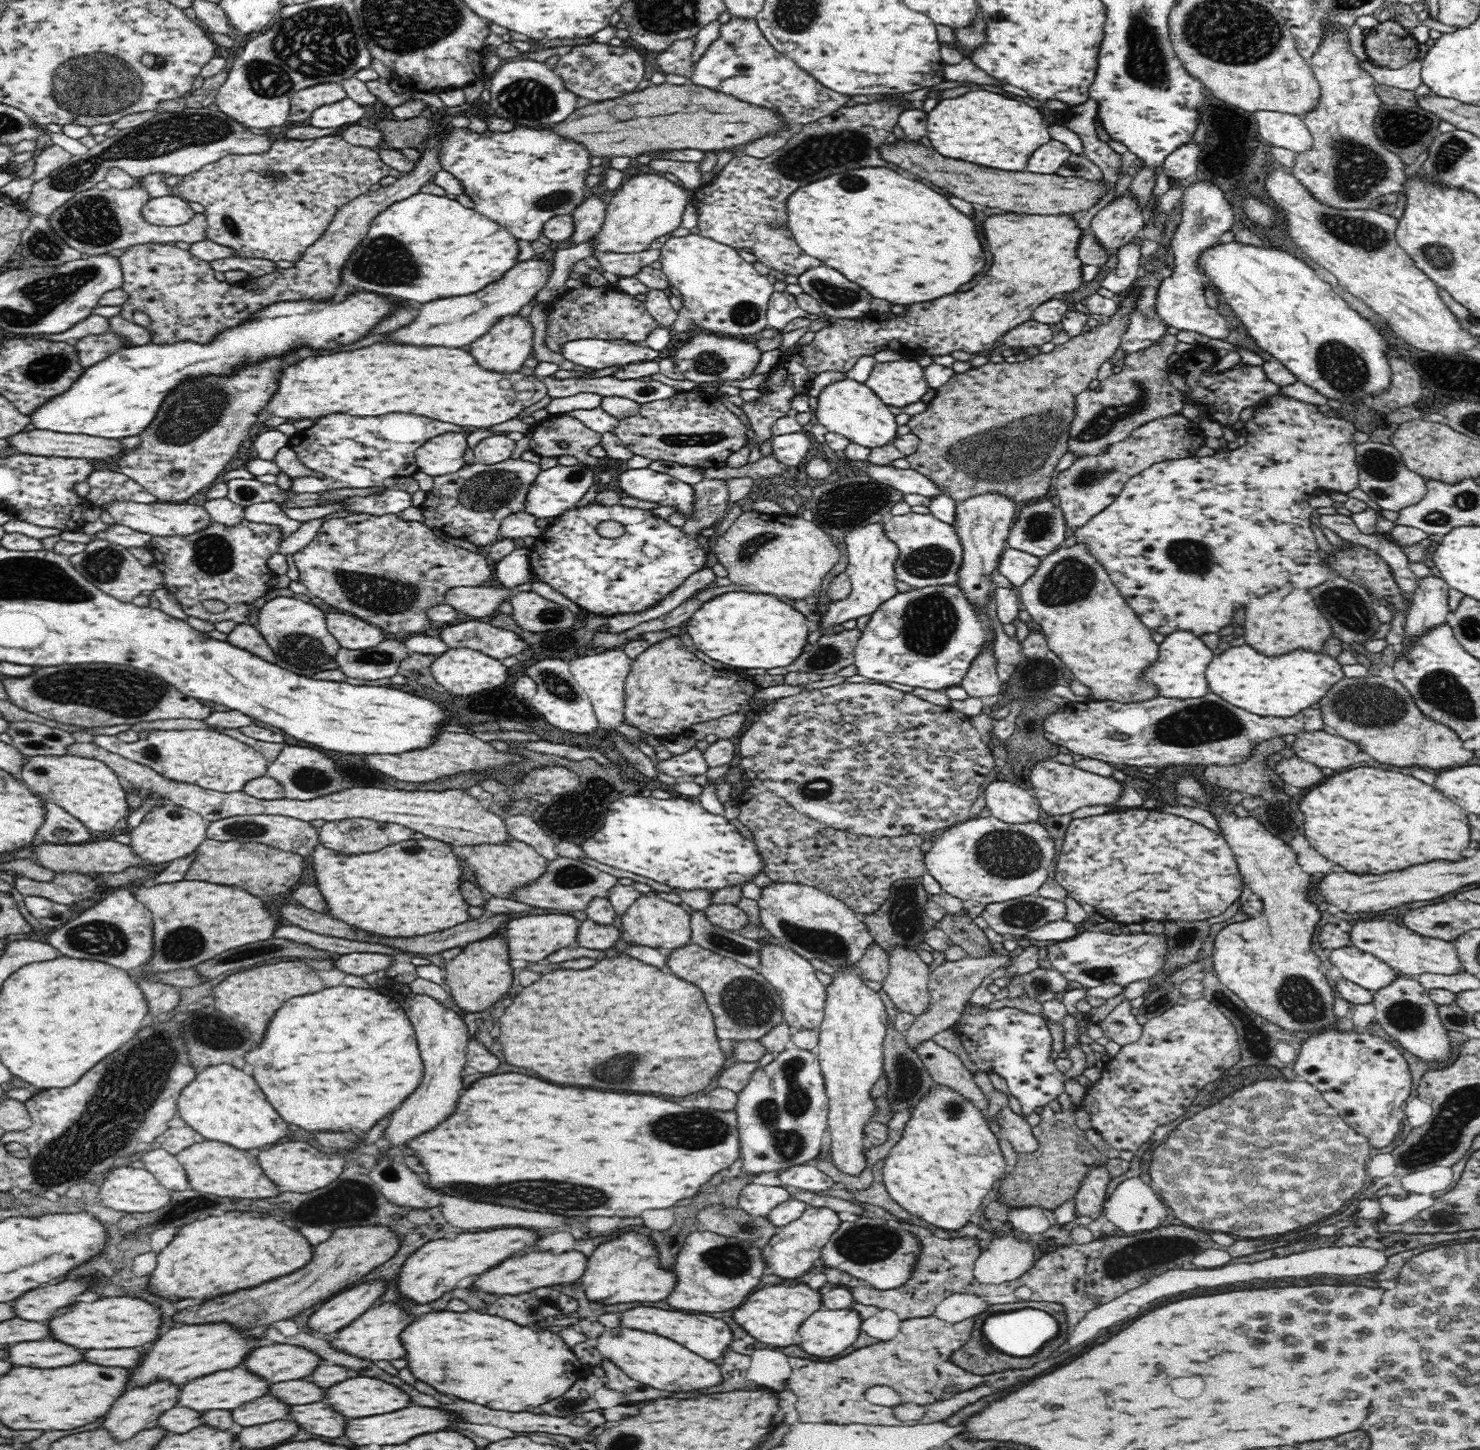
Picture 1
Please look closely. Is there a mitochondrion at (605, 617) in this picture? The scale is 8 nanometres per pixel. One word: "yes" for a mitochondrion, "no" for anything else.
no

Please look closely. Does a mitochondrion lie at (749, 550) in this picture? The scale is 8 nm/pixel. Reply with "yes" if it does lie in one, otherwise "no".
yes

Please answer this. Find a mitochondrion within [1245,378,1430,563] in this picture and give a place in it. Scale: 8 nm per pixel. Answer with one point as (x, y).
(1380, 466)

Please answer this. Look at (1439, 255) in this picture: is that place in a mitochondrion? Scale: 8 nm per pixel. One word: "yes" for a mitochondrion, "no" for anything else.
yes

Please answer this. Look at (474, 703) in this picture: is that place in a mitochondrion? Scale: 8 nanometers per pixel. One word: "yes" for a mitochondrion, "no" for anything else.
no

